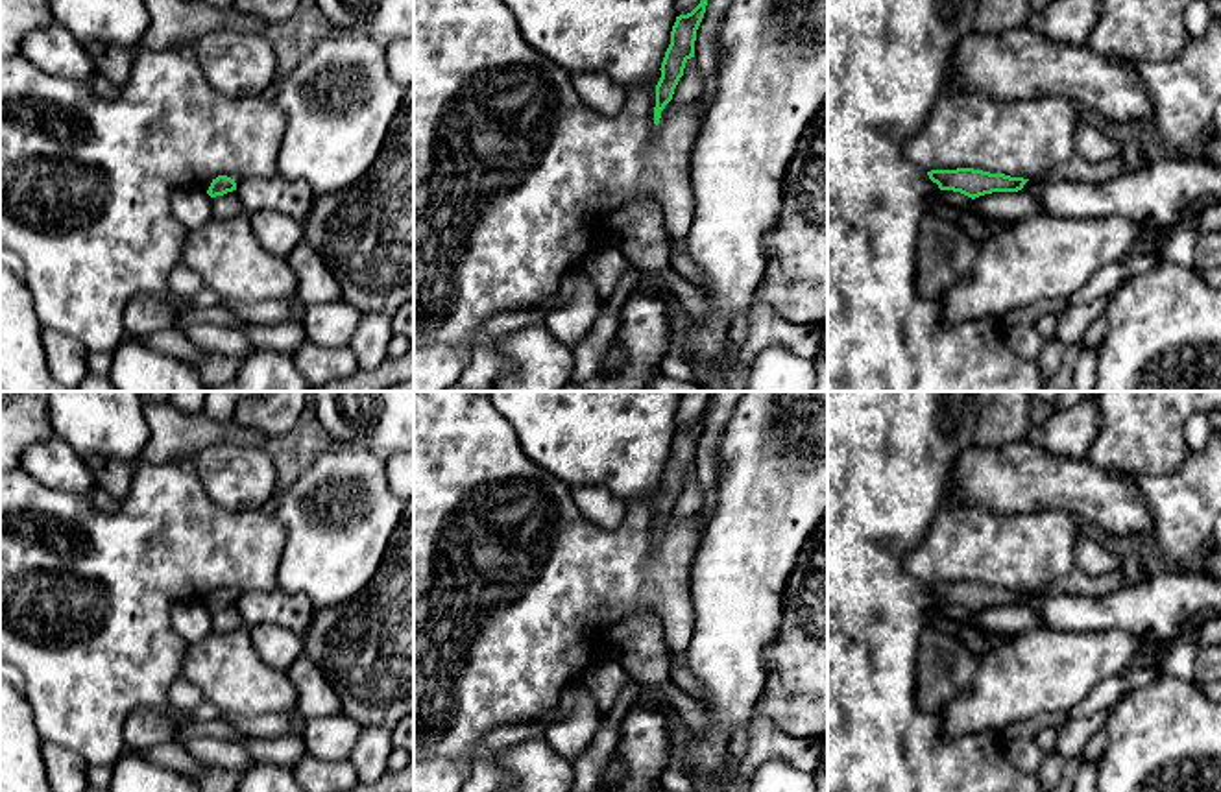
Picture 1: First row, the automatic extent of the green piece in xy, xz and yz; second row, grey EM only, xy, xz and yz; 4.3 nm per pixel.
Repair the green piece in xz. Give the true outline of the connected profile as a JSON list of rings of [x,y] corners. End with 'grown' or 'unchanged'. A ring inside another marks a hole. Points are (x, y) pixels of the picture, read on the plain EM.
[[[709,399],[707,406],[702,410],[700,417],[687,428],[676,430],[676,436],[671,445],[671,458],[665,465],[661,476],[661,491],[656,498],[656,521],[654,521],[654,537],[659,537],[661,524],[672,513],[674,502],[683,489],[685,476],[695,471],[695,454],[696,443],[704,432],[707,410],[713,399]]] | unchanged

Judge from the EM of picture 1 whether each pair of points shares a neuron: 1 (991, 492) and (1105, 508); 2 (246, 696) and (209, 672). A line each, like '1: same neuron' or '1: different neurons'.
1: same neuron
2: same neuron

